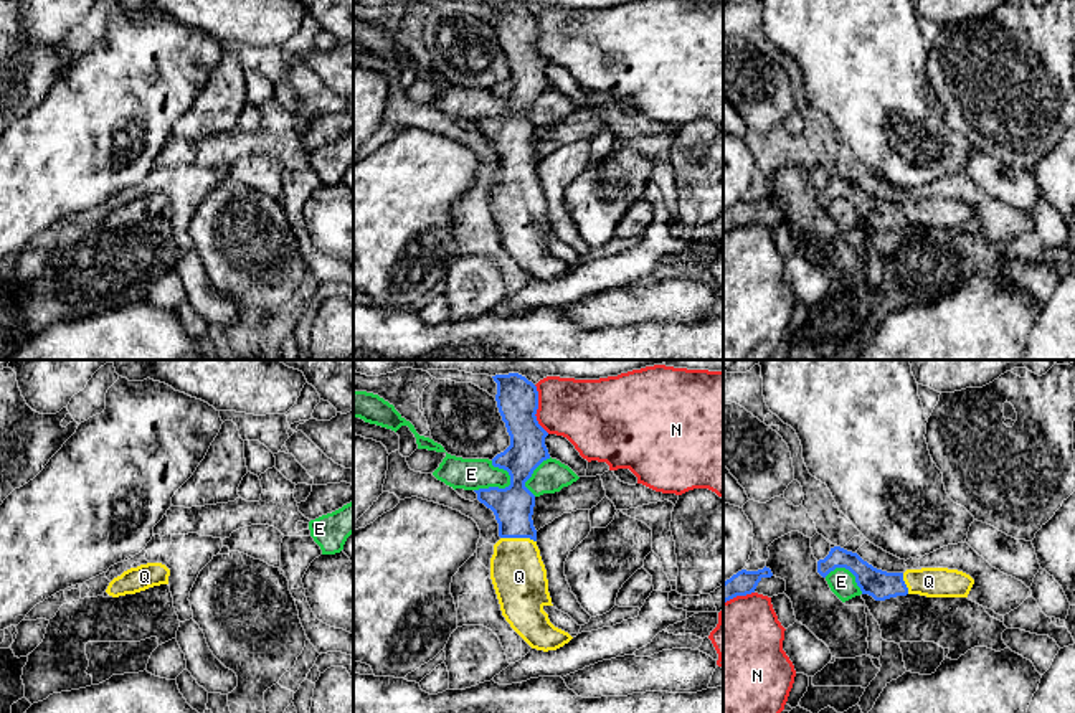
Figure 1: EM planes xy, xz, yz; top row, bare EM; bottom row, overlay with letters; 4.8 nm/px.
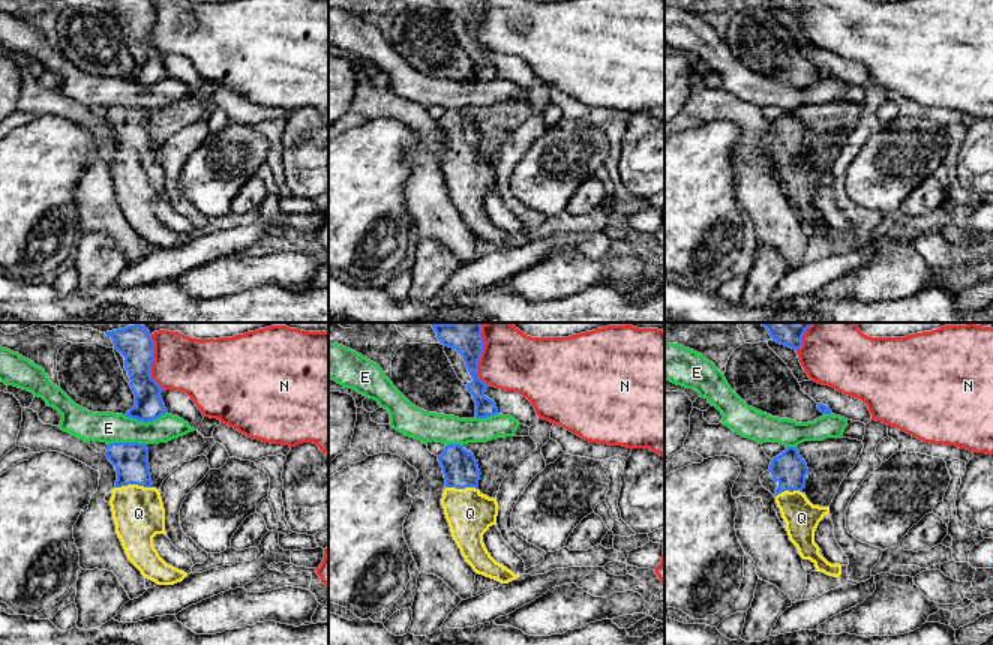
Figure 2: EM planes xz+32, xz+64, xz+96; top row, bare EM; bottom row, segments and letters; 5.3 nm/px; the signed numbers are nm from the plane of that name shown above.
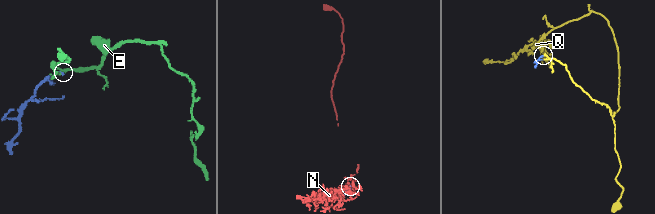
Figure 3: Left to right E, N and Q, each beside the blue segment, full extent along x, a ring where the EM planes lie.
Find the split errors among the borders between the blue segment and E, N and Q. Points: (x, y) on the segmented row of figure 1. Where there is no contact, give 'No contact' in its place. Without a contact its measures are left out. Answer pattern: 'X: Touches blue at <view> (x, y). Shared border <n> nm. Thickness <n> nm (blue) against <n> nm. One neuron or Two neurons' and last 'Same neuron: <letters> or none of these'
E: Touches blue at xz (496, 487). Shared border 200 nm. Thickness 190 nm (blue) against 160 nm. Two neurons
N: Touches blue at xz (537, 408). Shared border 260 nm. Thickness 200 nm (blue) against 320 nm. Two neurons
Q: Touches blue at xz (519, 537). Shared border 180 nm. Thickness 190 nm (blue) against 260 nm. One neuron
Same neuron: Q

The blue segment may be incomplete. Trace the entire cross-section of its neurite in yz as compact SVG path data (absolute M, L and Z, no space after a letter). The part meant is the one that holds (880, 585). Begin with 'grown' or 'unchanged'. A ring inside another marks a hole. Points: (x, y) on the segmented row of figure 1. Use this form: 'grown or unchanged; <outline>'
grown; M841 546L831 548L824 560L817 561L817 573L826 578L836 568L845 568L855 576L862 594L875 601L897 596L920 594L926 597L968 597L974 579L958 569L921 568L905 573L887 573L864 561L857 553Z

